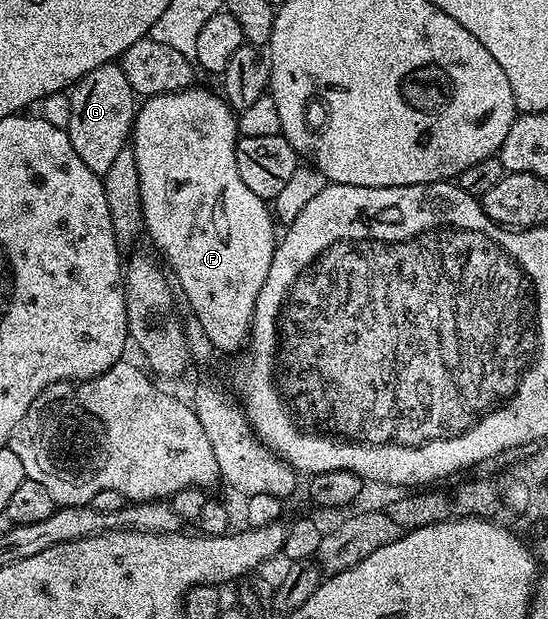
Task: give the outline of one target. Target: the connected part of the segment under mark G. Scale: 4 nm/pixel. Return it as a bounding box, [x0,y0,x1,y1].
[67,61,135,177]

